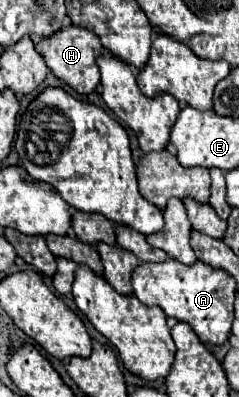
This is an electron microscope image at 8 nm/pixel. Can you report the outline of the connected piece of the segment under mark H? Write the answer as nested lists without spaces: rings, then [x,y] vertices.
[[[69,26],[69,28],[59,30],[57,34],[53,34],[53,38],[45,38],[45,42],[39,42],[35,48],[43,56],[43,60],[47,62],[47,66],[55,78],[63,80],[67,86],[71,86],[79,94],[95,92],[95,88],[99,84],[97,58],[103,54],[103,46],[91,30]]]

